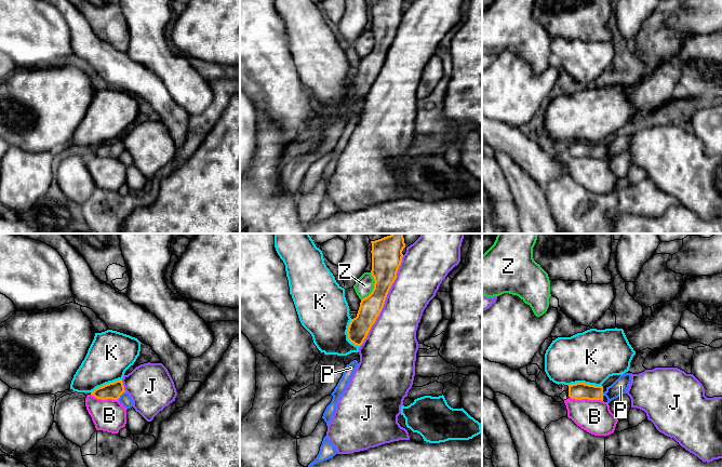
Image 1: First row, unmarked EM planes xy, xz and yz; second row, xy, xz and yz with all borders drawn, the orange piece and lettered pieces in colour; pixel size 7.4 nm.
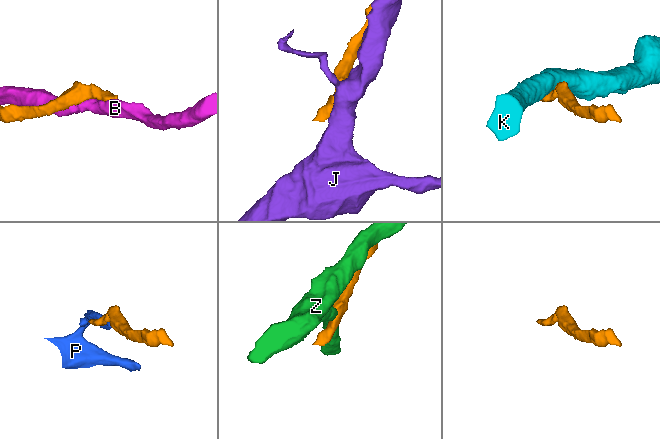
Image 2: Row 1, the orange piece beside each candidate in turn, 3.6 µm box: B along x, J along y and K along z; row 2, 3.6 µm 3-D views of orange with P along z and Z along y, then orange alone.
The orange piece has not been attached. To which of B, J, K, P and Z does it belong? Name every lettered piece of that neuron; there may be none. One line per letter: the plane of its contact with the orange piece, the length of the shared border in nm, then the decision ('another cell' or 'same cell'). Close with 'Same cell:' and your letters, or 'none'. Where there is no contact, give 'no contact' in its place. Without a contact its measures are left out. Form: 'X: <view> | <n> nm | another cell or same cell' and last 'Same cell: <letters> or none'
B: yz | 260 nm | another cell
J: xz | 750 nm | another cell
K: yz | 260 nm | another cell
P: xy | 90 nm | another cell
Z: xz | 220 nm | another cell
Same cell: none

